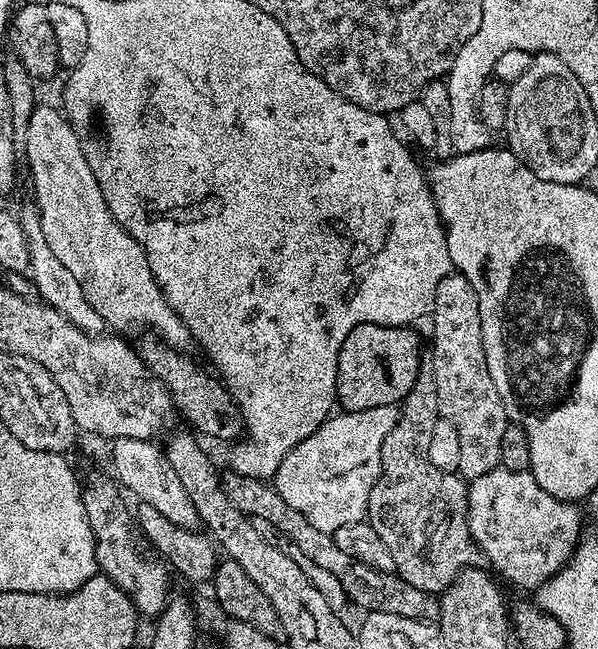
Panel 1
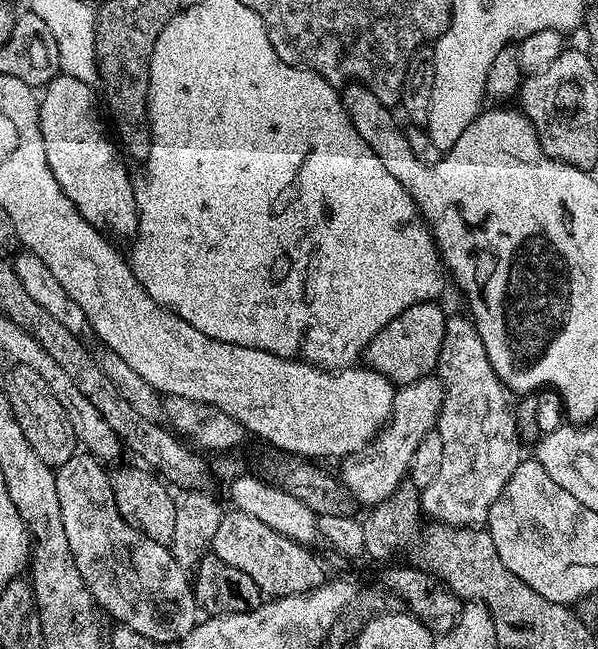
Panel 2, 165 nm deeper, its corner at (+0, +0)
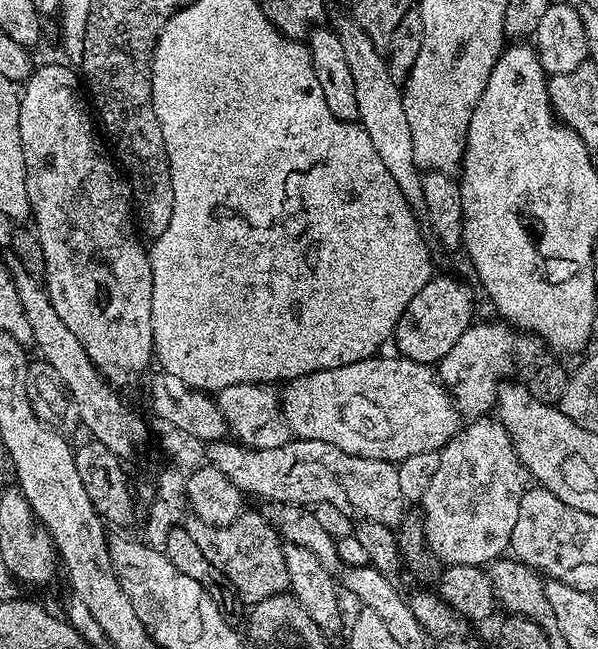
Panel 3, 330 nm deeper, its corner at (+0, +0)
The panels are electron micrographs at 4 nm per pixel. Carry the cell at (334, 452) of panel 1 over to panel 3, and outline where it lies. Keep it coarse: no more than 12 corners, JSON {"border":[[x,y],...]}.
{"border":[[473,322],[438,365],[461,417],[537,363],[529,333]]}

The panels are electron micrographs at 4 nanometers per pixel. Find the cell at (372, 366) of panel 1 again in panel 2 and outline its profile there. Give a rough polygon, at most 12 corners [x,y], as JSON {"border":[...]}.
{"border":[[427,300],[368,343],[363,363],[393,385],[436,372],[448,316]]}

